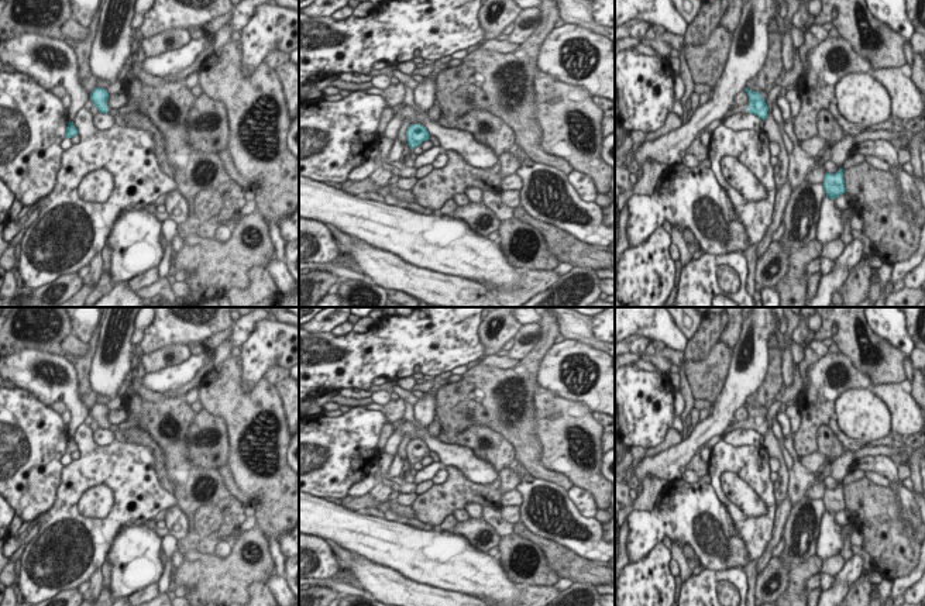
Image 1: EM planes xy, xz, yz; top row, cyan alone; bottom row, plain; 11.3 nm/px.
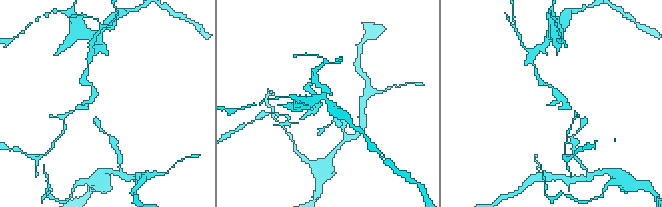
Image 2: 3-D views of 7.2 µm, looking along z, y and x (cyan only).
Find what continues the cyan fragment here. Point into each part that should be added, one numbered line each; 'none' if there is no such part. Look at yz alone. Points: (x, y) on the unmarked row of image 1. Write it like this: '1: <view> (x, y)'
1: yz (742, 424)

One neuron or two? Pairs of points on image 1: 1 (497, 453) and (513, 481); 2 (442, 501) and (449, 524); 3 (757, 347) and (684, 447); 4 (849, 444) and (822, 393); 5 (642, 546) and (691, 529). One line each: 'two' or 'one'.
1: two
2: two
3: one
4: two
5: one

